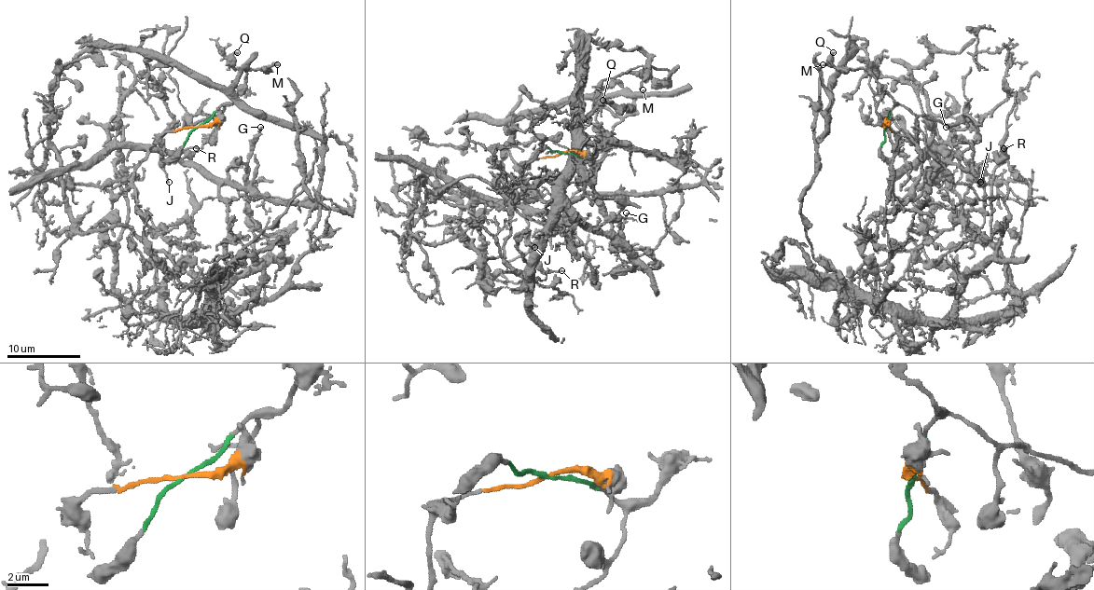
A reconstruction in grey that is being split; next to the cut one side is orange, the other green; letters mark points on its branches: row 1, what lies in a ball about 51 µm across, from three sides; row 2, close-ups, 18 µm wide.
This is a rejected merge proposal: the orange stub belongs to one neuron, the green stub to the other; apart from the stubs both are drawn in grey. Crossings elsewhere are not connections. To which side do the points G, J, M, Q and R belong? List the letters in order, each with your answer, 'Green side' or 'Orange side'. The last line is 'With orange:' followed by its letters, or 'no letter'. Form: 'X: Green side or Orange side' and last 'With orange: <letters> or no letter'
G: Orange side
J: Orange side
M: Green side
Q: Green side
R: Orange side
With orange: G, J, R

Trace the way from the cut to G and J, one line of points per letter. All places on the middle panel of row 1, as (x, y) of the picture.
G: (562, 154), (531, 159), (522, 169), (517, 198), (520, 203), (560, 211), (590, 194), (616, 240), (627, 212)
J: (562, 154), (531, 159), (522, 169), (517, 203), (524, 211), (529, 243), (534, 247)

